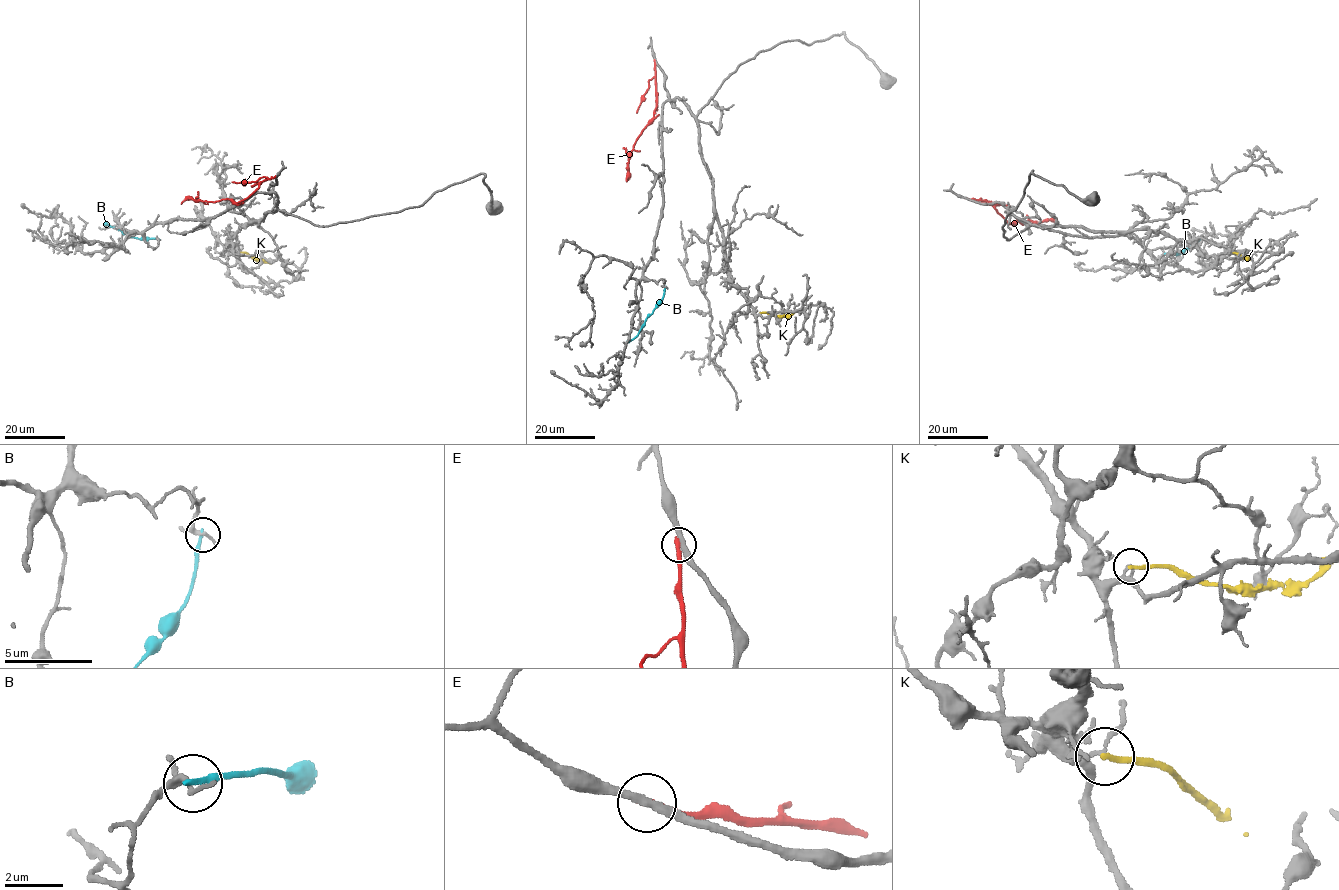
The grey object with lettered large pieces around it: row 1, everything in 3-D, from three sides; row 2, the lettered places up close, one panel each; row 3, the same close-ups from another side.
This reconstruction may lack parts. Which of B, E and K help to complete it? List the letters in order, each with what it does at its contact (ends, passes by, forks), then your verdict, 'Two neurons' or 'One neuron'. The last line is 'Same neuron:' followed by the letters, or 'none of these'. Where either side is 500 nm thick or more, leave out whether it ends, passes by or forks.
B: It ends there. Two neurons
E: It ends there. Two neurons
K: It ends there. Two neurons
Same neuron: none of these

